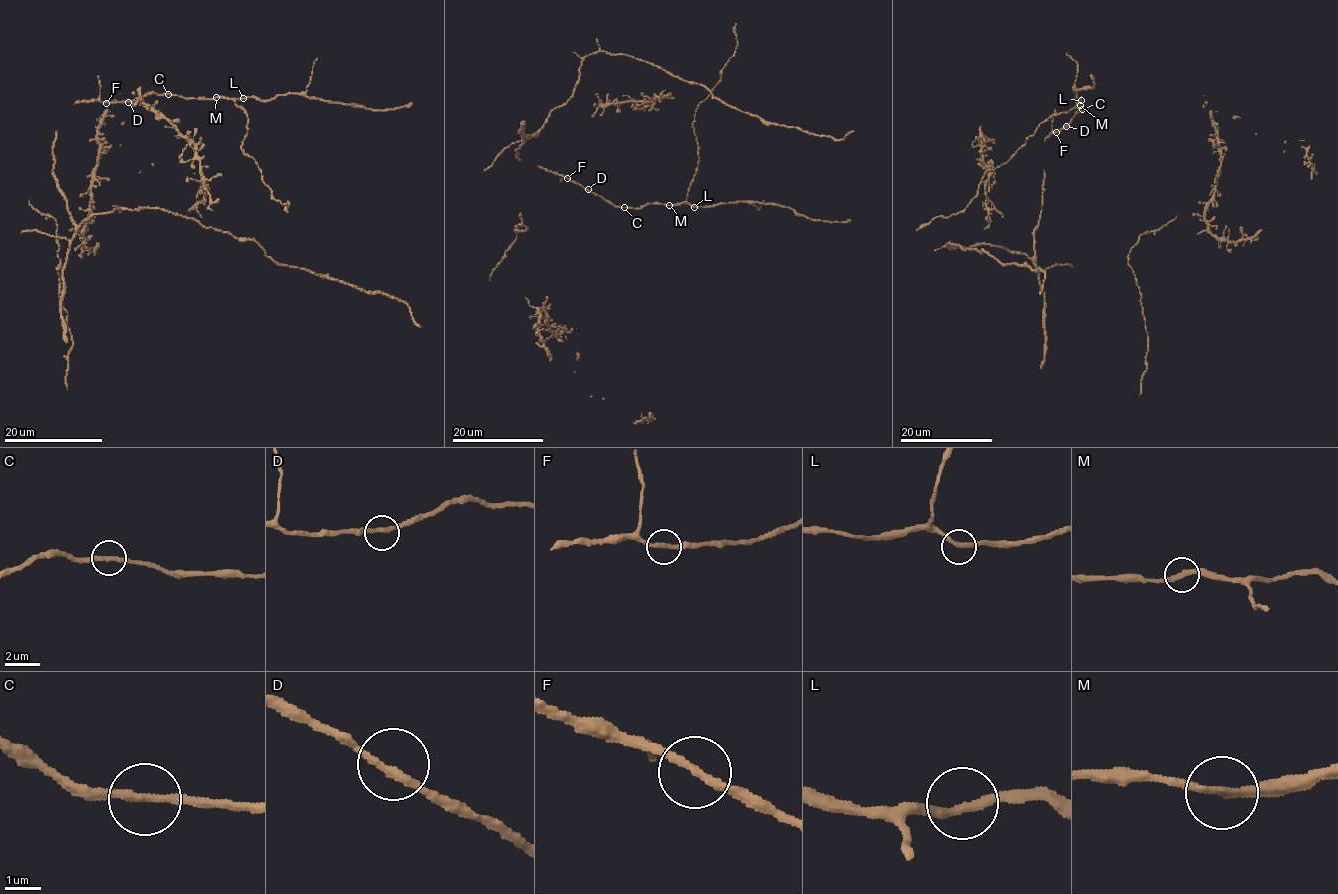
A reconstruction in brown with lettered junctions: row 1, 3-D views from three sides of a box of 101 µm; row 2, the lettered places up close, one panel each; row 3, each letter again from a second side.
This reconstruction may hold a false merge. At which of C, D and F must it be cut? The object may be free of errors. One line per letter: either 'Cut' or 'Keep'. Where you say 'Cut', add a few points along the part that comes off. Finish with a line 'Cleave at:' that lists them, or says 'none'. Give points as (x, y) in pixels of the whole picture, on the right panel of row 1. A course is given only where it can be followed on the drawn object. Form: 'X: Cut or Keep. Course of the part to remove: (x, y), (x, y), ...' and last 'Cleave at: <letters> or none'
C: Keep
D: Keep
F: Keep
Cleave at: none

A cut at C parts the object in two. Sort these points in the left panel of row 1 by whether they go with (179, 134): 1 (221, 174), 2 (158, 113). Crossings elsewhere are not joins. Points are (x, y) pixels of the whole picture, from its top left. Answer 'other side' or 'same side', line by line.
1: same side
2: same side

